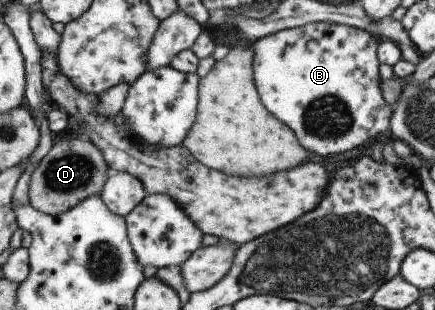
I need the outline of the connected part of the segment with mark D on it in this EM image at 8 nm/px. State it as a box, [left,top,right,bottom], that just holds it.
[30,138,110,215]

